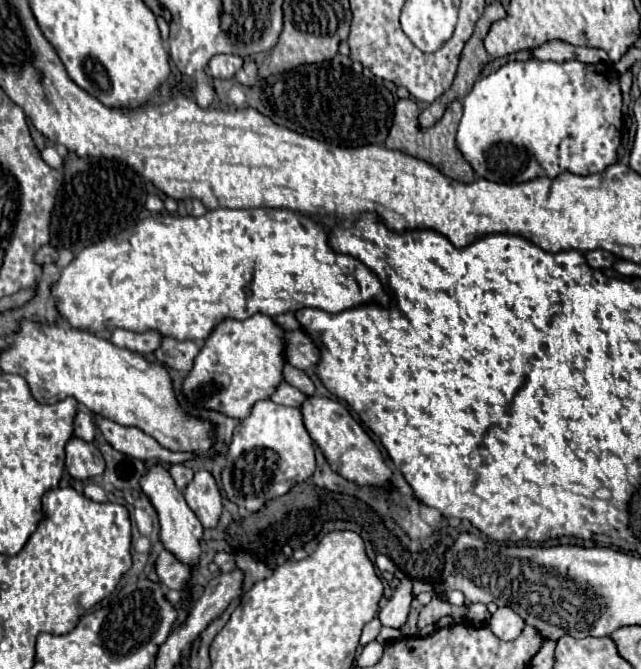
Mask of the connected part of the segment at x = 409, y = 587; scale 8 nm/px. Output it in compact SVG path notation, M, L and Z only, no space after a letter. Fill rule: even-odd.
M401 578L389 602L377 614L381 624L389 628L403 628L403 624L407 622L411 600L413 600L413 584L409 578Z

